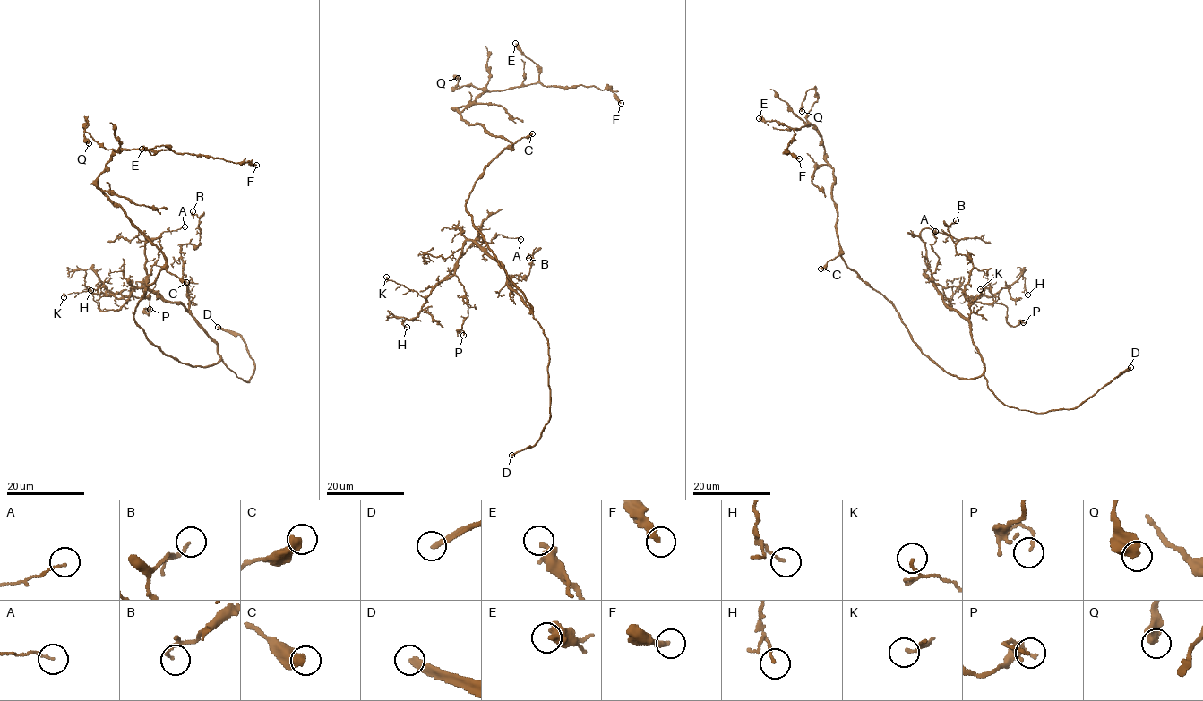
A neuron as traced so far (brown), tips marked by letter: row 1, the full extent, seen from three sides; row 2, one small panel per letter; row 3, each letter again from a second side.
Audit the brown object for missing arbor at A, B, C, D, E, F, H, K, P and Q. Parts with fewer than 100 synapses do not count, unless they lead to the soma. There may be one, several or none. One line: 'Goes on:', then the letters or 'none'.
Goes on: D

